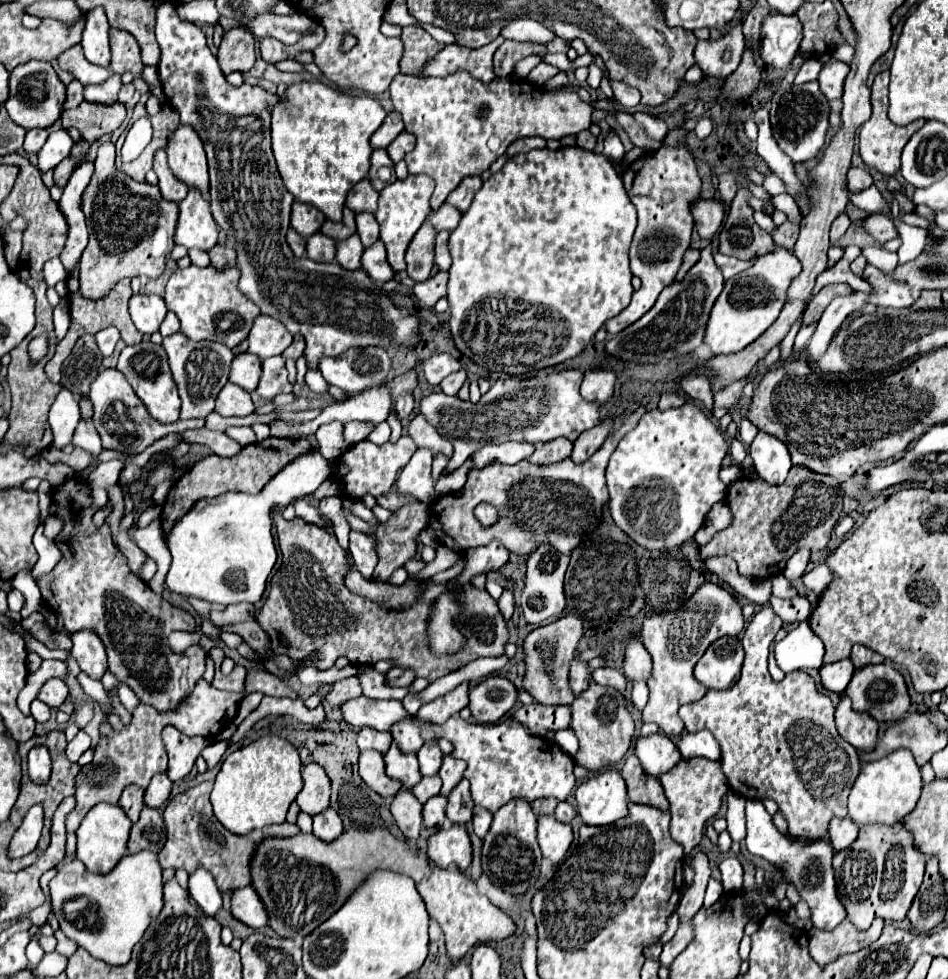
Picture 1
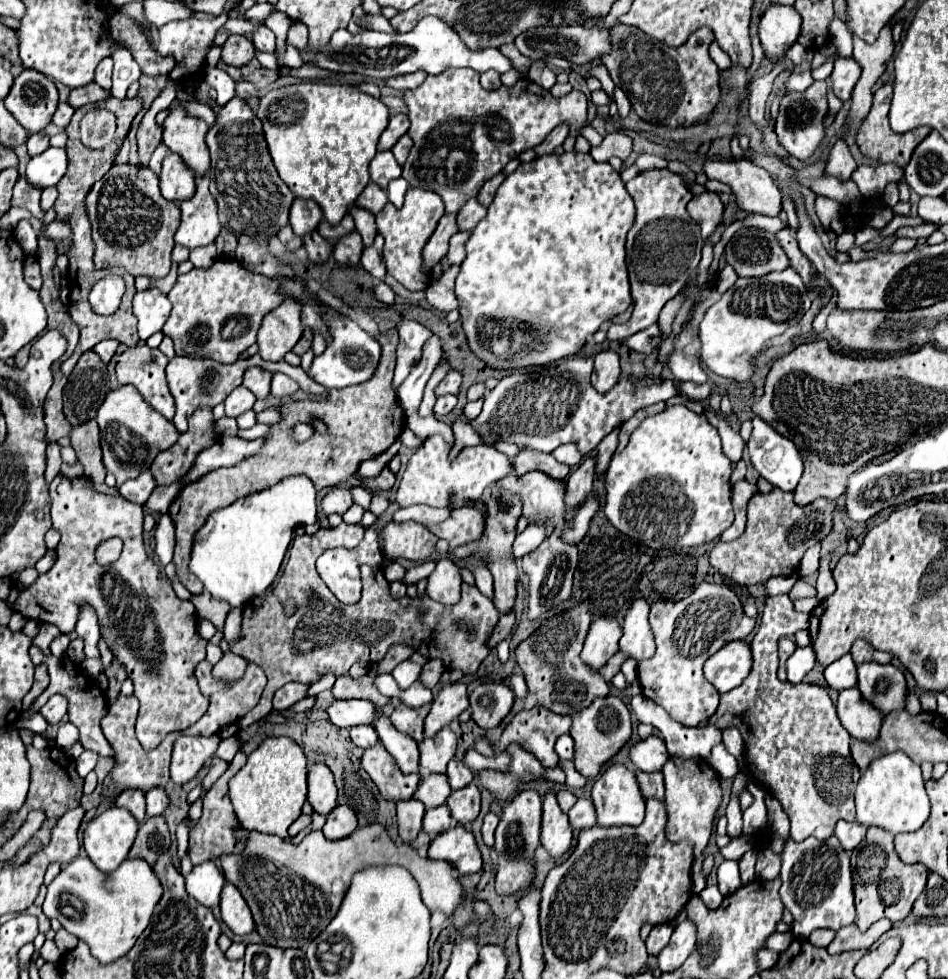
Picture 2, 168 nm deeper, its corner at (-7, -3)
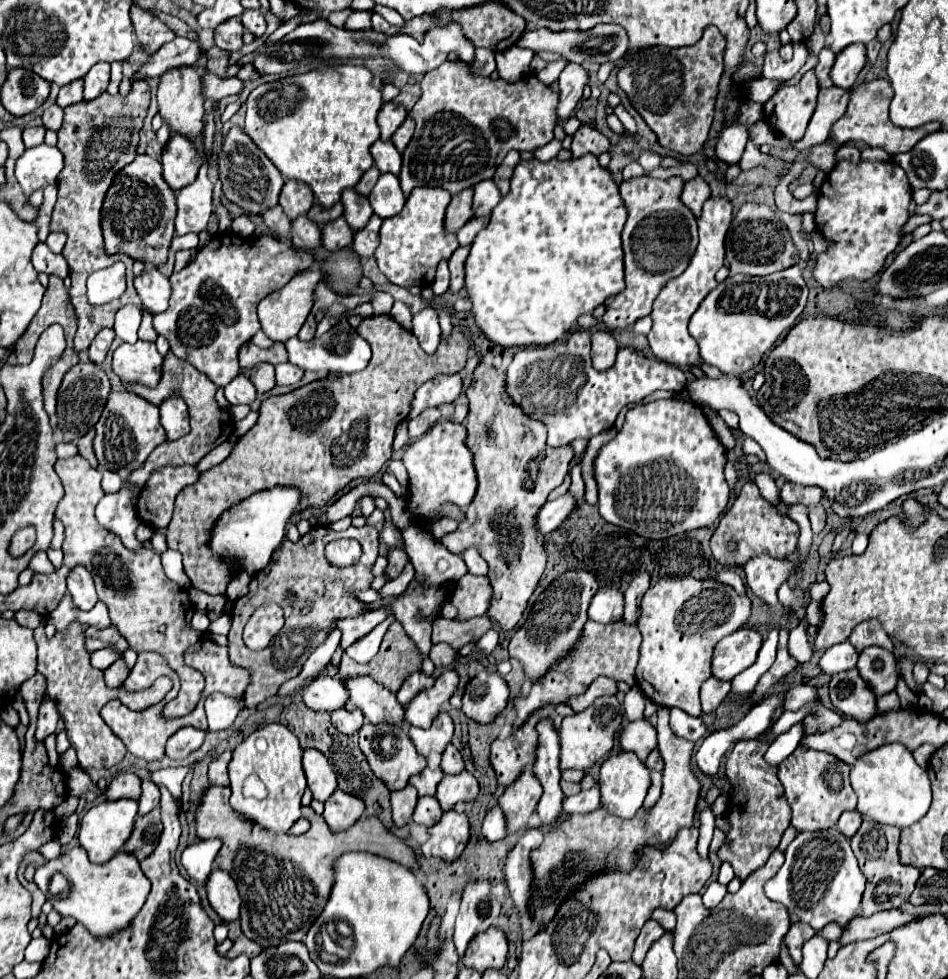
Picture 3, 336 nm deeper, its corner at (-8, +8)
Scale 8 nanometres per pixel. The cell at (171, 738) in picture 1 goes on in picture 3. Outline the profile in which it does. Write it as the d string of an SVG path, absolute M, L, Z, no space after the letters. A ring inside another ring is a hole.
M183 726L179 732L175 732L165 746L165 754L173 760L183 760L187 758L193 750L197 750L205 740L205 732L191 728L191 726Z

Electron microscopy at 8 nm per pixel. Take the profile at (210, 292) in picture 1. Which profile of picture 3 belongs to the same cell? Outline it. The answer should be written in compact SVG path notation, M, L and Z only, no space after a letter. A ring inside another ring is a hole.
M217 234L195 258L171 276L173 294L169 308L153 316L153 328L165 336L171 352L205 372L217 386L227 386L237 374L237 352L261 328L257 304L273 290L285 286L299 270L315 264L307 250L291 248L273 234L257 234L255 240L235 234Z

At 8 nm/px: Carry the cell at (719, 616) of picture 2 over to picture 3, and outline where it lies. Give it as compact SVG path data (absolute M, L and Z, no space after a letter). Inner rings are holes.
M661 578L641 600L637 628L643 636L635 680L643 694L667 708L681 708L691 716L701 716L699 688L711 676L711 654L715 644L739 630L751 616L751 602L731 586L715 580Z

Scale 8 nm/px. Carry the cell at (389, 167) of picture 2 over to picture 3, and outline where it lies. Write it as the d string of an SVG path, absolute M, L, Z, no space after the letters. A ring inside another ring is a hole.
M377 140L371 146L371 156L375 160L375 166L379 168L381 174L395 174L399 176L401 170L401 154L397 152L397 148L393 146L393 142L385 142L385 140Z

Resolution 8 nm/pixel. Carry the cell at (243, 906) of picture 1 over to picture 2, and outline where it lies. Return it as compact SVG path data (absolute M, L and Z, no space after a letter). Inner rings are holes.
M224 885L222 889L222 919L224 923L236 933L236 935L246 935L254 931L254 919L250 915L250 907L246 907L246 901L242 899L242 893L232 885Z

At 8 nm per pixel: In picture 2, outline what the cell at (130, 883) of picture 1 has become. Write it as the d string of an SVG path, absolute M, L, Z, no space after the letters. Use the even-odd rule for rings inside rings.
M76 857L68 863L60 875L48 885L48 895L44 901L44 913L52 919L58 919L62 927L86 941L92 955L100 963L114 963L122 955L126 955L142 931L148 927L154 907L162 897L162 883L158 875L154 875L152 865L144 859L126 859L114 873L102 873L94 867L88 857ZM70 893L84 901L84 917L80 921L68 919L60 913L60 895Z

